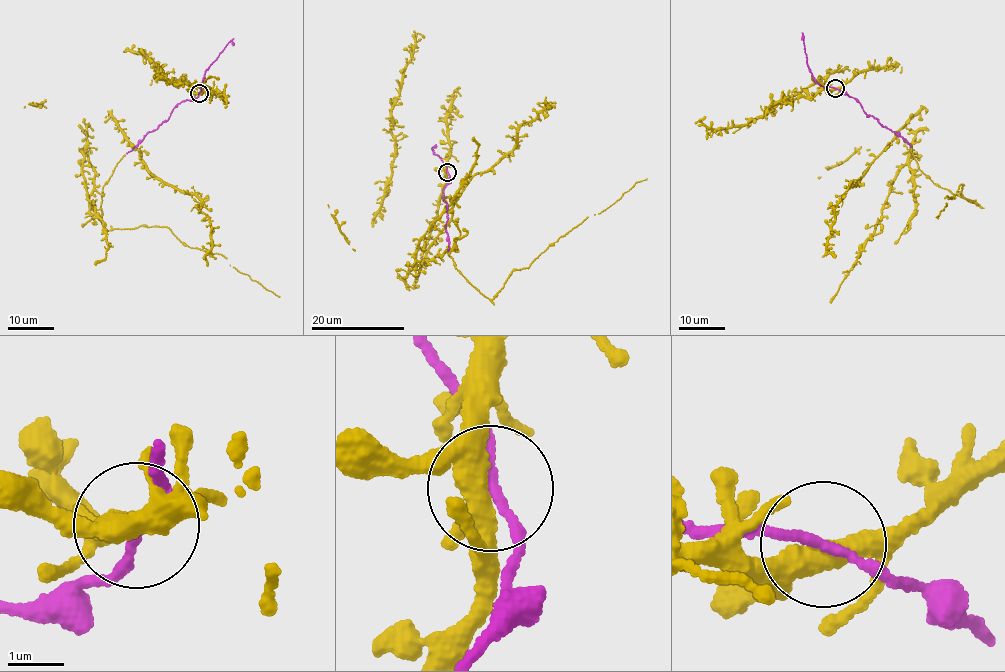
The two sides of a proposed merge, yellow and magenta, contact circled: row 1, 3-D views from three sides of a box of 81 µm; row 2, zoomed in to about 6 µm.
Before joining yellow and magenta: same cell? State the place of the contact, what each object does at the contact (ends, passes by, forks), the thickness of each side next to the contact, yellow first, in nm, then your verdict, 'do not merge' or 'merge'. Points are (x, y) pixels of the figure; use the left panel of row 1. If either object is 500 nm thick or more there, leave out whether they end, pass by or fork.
at (199, 93); yellow forks there; magenta passes by; 360 nm thick on the yellow side, 160 nm on the other; merge

